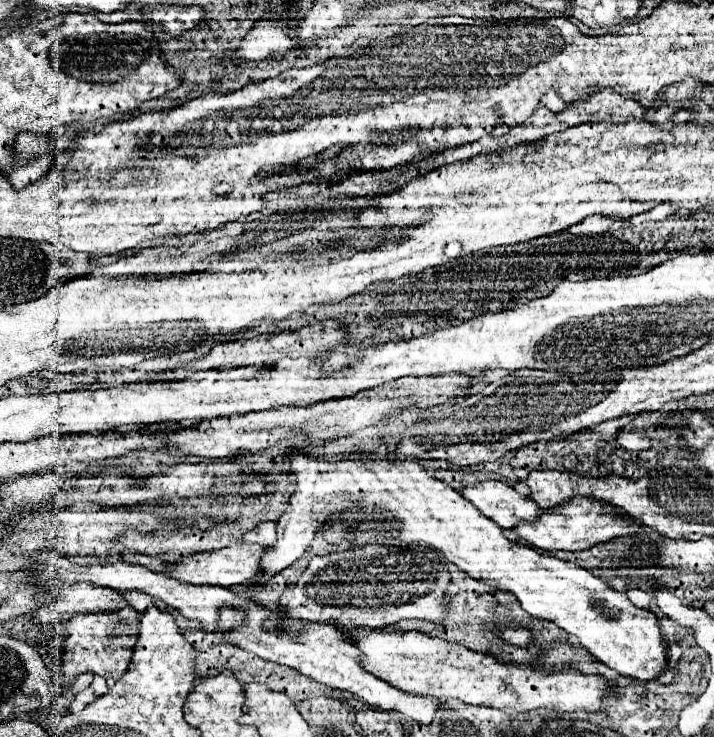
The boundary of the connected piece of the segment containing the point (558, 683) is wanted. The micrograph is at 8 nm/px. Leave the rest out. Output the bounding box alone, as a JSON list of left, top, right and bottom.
[352,630,612,716]

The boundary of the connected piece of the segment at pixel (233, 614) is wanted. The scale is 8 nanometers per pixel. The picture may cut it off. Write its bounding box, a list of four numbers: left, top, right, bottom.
[208,606,242,632]

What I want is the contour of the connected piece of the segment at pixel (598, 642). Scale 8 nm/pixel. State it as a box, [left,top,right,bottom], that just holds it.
[248,444,666,682]

